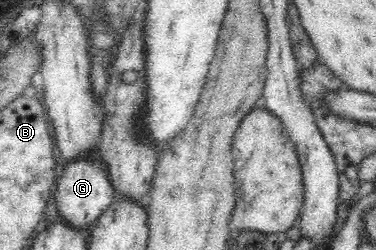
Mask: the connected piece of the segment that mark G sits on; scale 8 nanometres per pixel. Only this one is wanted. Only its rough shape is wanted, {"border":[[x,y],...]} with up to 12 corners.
{"border":[[97,150],[64,166],[59,220],[87,230],[115,201]]}

